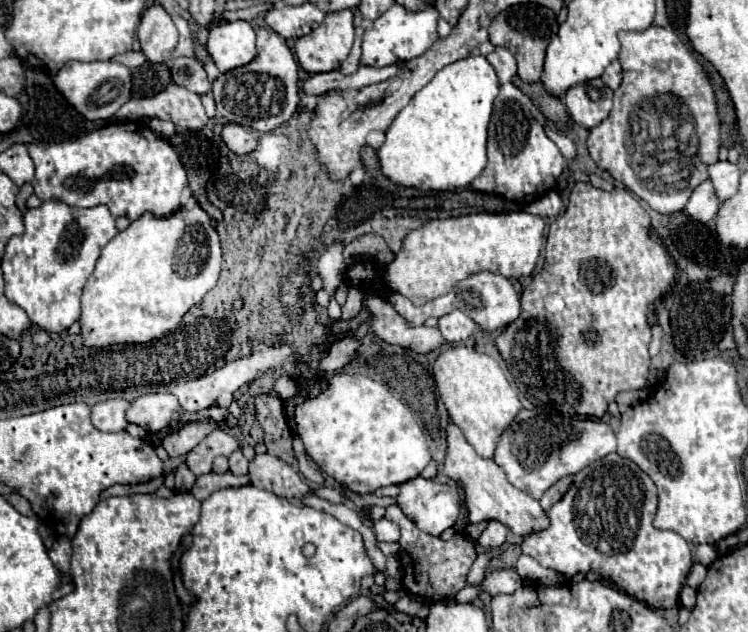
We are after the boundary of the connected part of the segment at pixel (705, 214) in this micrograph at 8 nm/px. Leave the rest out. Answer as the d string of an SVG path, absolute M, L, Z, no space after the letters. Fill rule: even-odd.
M706 179L694 189L694 193L690 195L684 211L700 223L712 223L712 219L718 213L718 207L720 207L720 201L716 197L714 185L712 185L710 179Z

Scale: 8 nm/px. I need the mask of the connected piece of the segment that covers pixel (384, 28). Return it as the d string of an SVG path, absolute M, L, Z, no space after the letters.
M394 3L388 11L384 11L370 27L366 27L362 35L362 57L360 65L370 67L386 67L398 61L408 61L420 57L426 49L434 45L438 39L438 17L440 13L432 3L426 3L422 11L410 11L398 3Z

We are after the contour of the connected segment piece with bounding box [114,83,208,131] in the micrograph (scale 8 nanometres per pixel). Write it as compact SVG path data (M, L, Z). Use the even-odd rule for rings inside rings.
M170 83L162 93L154 97L130 99L114 115L118 121L134 121L140 117L158 117L192 131L202 129L208 121L200 95L174 83Z

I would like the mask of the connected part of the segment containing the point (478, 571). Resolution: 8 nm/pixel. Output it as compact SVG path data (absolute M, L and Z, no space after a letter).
M486 553L486 555L478 555L478 559L474 561L470 573L468 573L468 585L480 585L482 579L484 579L484 567L492 561L492 557Z

